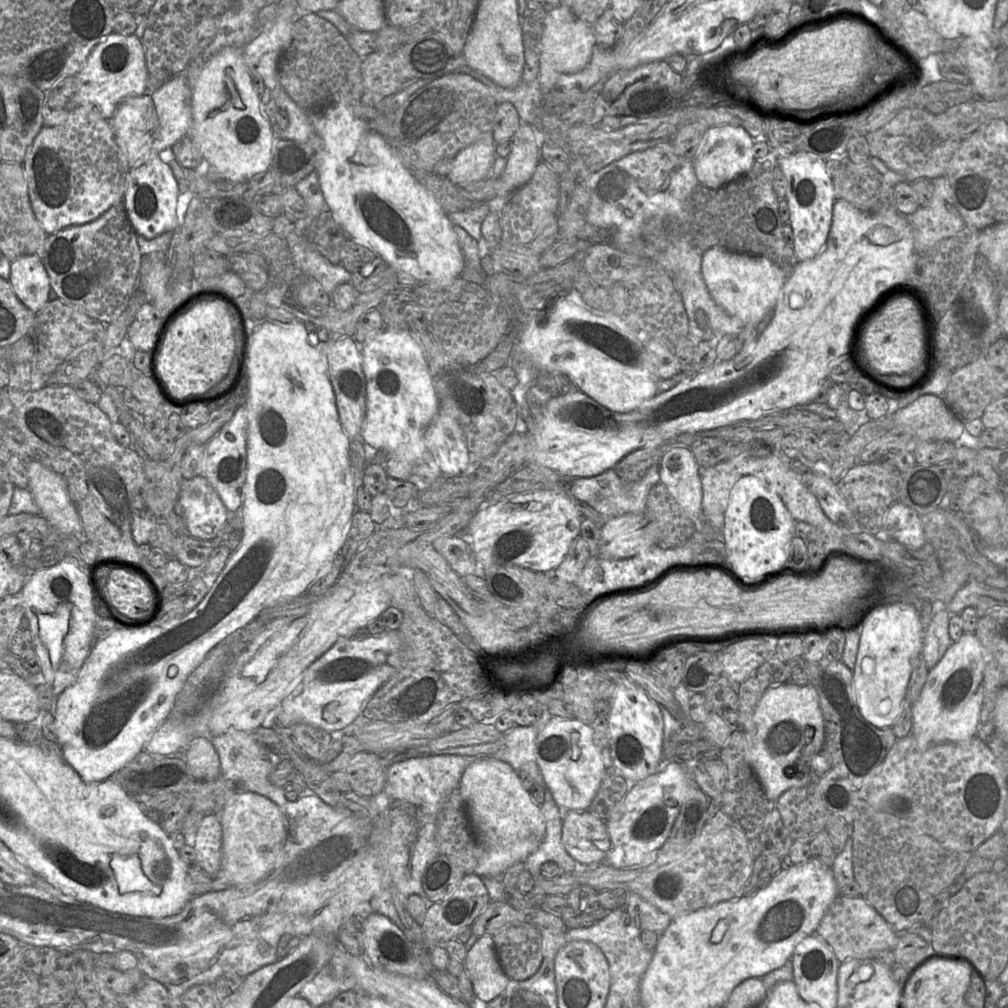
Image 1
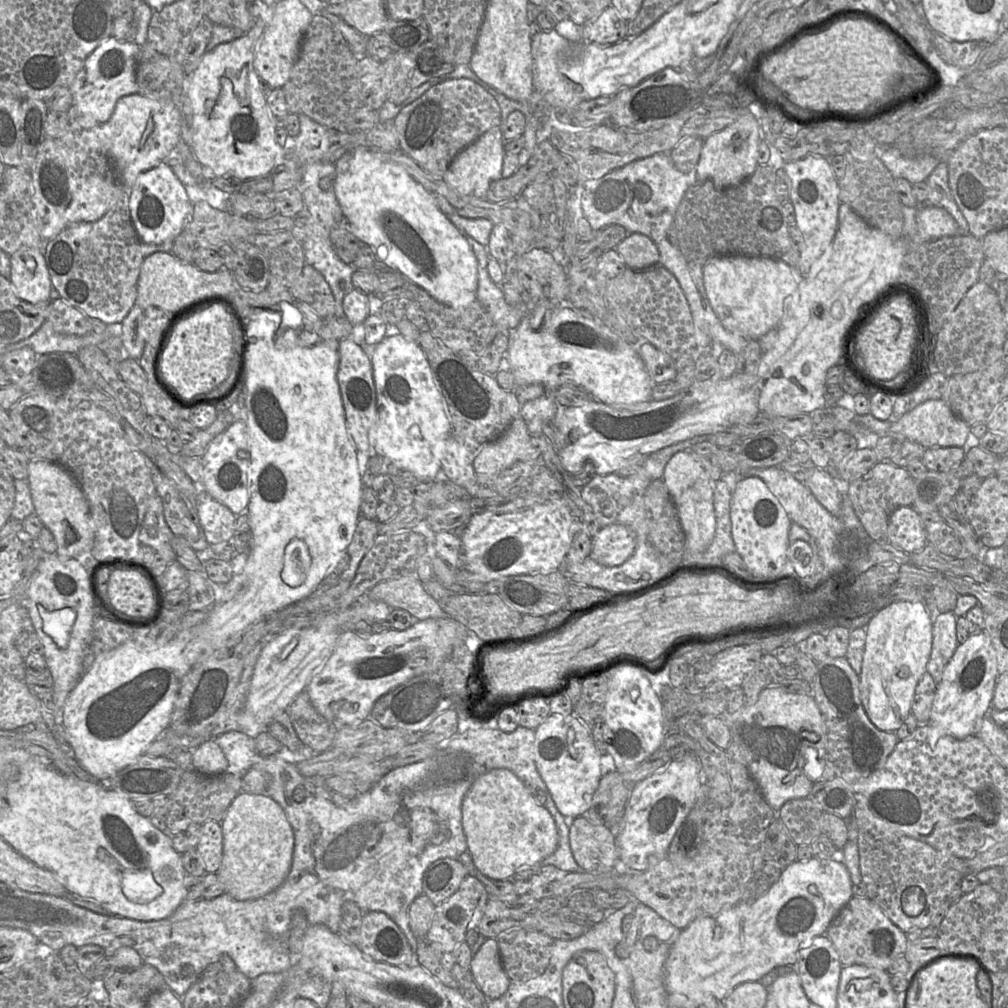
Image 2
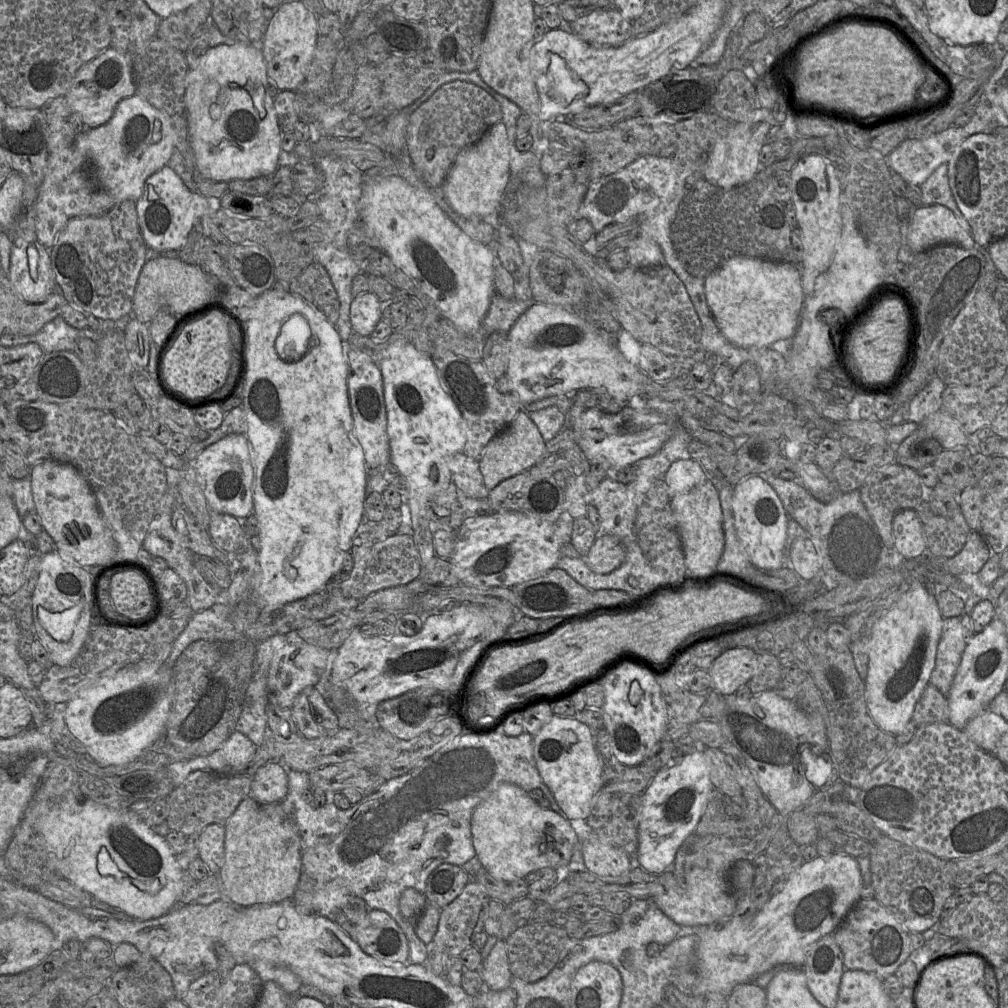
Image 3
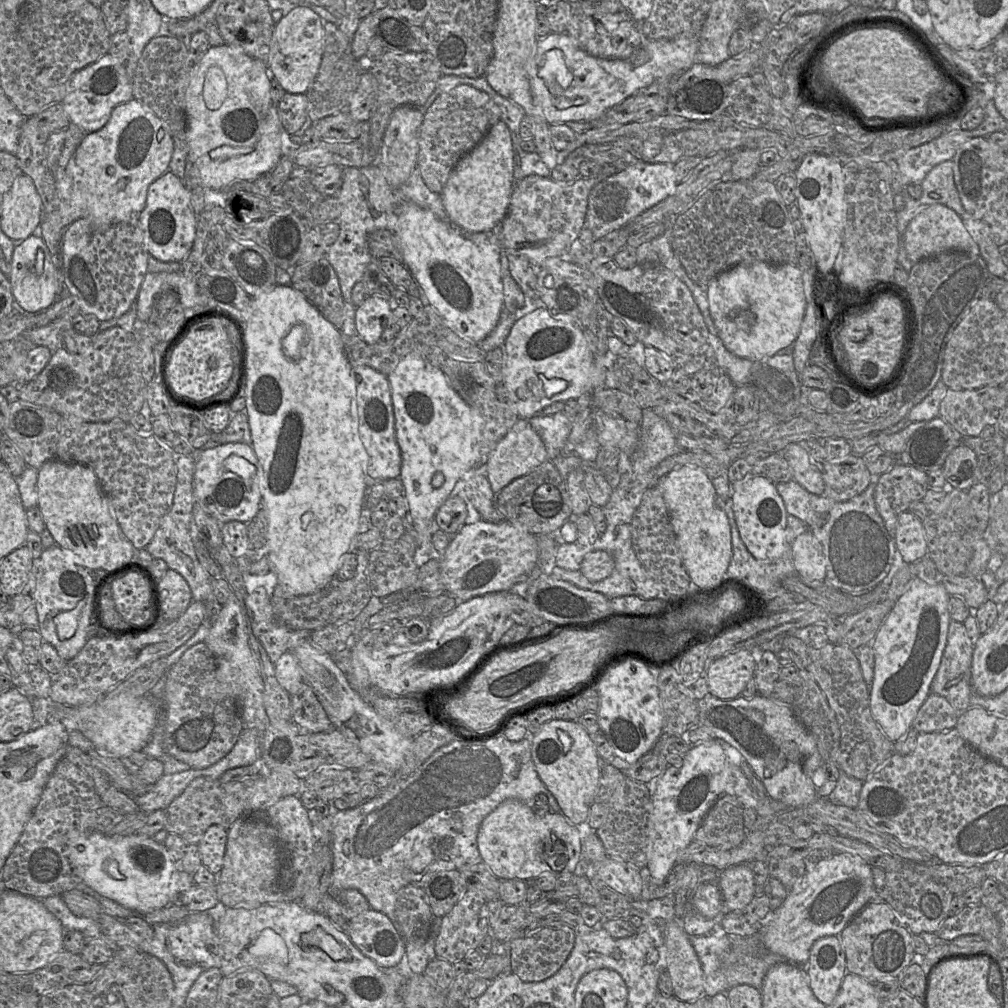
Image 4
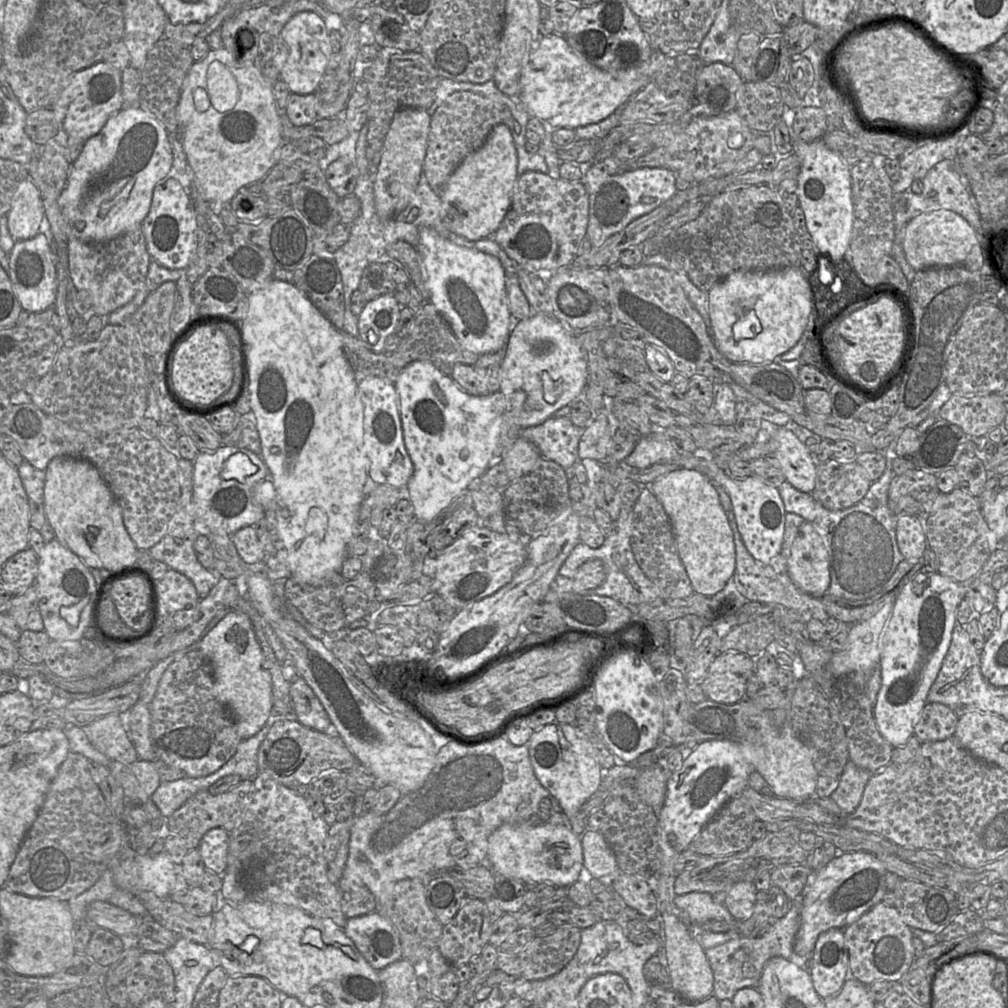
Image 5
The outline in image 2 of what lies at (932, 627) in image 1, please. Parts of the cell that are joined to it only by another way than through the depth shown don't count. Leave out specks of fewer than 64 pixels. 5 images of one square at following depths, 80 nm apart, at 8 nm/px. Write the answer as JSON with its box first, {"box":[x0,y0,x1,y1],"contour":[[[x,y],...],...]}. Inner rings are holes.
{"box":[927,612,959,682],"contour":[[[941,612],[933,622],[932,648],[927,671],[939,682],[947,663],[959,645],[956,636],[957,616],[953,612]]]}

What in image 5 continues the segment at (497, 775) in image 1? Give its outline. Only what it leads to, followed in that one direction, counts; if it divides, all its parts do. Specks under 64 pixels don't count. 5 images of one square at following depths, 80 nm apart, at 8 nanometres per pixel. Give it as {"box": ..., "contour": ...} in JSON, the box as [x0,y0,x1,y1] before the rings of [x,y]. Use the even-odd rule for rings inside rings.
{"box":[487,824,584,887],"contour":[[[504,824],[488,838],[487,863],[494,873],[513,877],[523,882],[547,882],[570,887],[579,880],[580,871],[584,866],[581,837],[573,833],[567,825]]]}

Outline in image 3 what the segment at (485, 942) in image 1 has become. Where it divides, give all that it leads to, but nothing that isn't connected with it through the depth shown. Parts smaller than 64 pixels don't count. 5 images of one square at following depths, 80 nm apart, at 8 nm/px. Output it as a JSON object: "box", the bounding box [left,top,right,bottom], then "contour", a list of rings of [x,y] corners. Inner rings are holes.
{"box":[480,939,512,991],"contour":[[[499,939],[489,955],[484,959],[480,973],[485,987],[494,991],[508,988],[512,981],[506,939]]]}

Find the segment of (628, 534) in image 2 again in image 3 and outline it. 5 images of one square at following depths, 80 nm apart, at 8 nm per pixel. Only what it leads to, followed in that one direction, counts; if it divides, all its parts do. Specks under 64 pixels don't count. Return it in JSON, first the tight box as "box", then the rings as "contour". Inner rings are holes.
{"box":[585,534,626,574],"contour":[[[610,534],[597,537],[585,556],[589,568],[598,574],[617,569],[625,560],[626,551],[620,540]]]}

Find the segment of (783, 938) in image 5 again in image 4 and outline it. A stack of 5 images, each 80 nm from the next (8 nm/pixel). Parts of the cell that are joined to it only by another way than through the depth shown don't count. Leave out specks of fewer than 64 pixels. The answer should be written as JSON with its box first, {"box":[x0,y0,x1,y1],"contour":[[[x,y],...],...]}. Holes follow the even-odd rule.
{"box":[689,924,788,998],"contour":[[[719,924],[708,935],[689,936],[704,978],[704,996],[711,998],[718,993],[727,993],[737,985],[749,985],[761,989],[767,972],[775,965],[788,962],[784,957],[769,952],[763,945],[760,934],[730,936]]]}

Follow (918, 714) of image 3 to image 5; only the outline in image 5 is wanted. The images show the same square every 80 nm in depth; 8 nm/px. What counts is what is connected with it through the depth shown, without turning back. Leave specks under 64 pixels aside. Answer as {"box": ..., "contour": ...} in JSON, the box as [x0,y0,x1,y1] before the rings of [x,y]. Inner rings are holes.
{"box":[914,702,959,742],"contour":[[[927,702],[914,727],[923,742],[941,741],[955,736],[959,717],[946,705]]]}

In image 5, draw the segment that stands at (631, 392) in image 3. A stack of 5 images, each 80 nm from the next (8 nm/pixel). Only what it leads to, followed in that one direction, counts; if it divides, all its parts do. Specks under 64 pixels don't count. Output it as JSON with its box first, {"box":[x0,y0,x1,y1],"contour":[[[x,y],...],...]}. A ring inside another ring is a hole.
{"box":[499,313,587,429],"contour":[[[533,313],[532,316],[518,322],[503,349],[500,366],[499,391],[505,397],[506,410],[512,417],[512,421],[521,429],[539,425],[553,417],[557,410],[566,405],[572,405],[576,398],[583,395],[587,386],[587,364],[582,348],[575,339],[575,333],[548,314]]]}

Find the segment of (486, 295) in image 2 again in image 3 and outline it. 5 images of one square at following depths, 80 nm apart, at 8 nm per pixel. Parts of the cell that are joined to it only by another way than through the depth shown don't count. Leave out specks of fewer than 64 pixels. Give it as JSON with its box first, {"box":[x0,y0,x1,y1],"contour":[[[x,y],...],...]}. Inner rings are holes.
{"box":[483,293,535,338],"contour":[[[495,293],[483,320],[486,338],[496,331],[508,333],[533,304],[535,304],[533,300],[506,299]]]}

